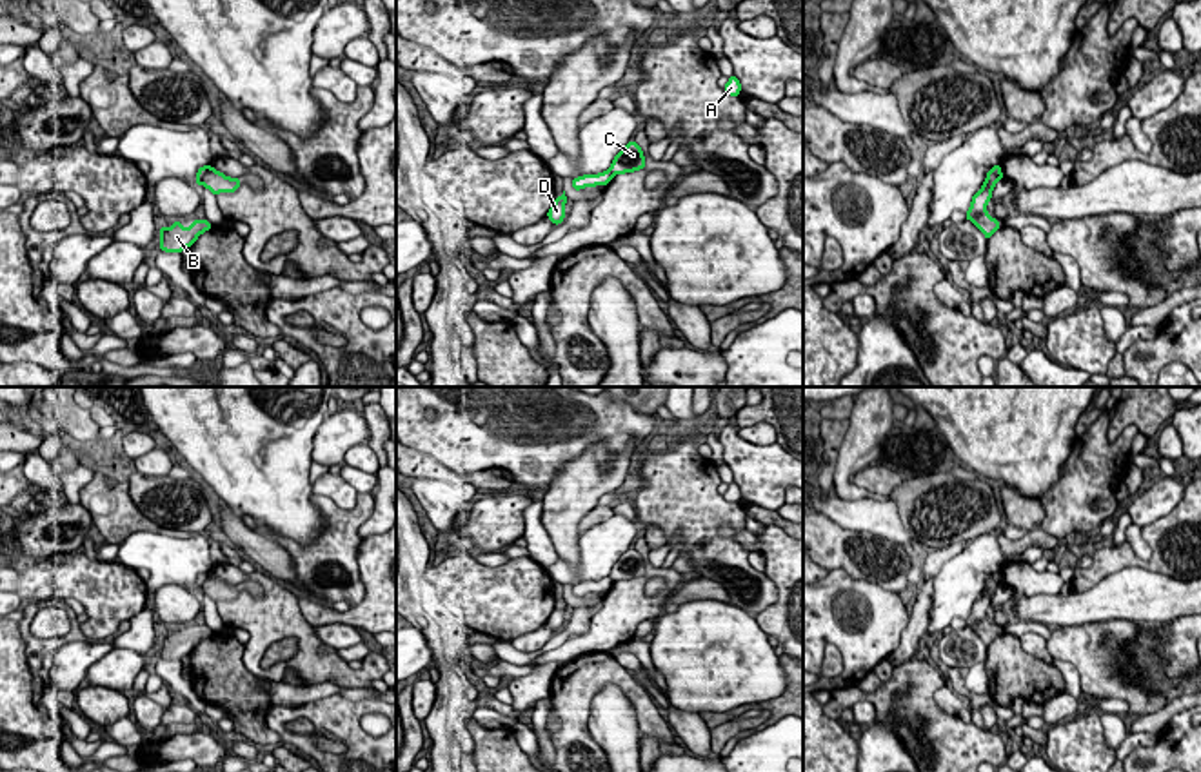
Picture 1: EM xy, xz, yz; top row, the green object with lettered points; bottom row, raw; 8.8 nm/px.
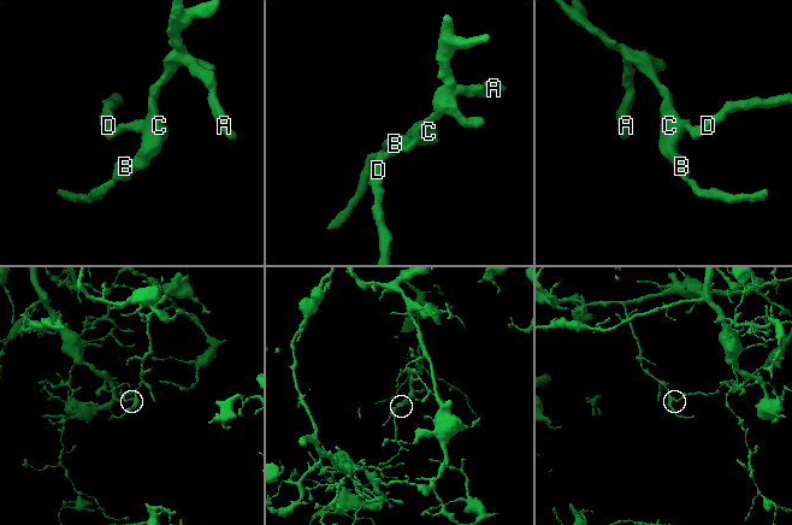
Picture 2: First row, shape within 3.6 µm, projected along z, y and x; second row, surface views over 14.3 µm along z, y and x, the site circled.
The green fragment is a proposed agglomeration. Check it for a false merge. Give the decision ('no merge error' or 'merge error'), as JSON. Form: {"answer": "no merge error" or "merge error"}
{"answer": "merge error"}

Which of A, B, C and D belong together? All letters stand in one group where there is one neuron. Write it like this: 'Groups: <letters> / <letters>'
Groups: A B C / D

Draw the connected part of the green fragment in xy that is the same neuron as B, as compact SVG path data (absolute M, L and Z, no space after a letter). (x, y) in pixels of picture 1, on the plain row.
M178 627L173 634L160 636L160 656L165 659L182 659L185 654L191 654L196 645L213 636L213 632L203 627L194 627L189 634L184 634Z

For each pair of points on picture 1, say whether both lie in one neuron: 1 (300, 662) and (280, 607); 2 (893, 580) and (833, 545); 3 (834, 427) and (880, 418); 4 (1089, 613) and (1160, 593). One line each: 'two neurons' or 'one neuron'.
1: one neuron
2: one neuron
3: two neurons
4: one neuron

